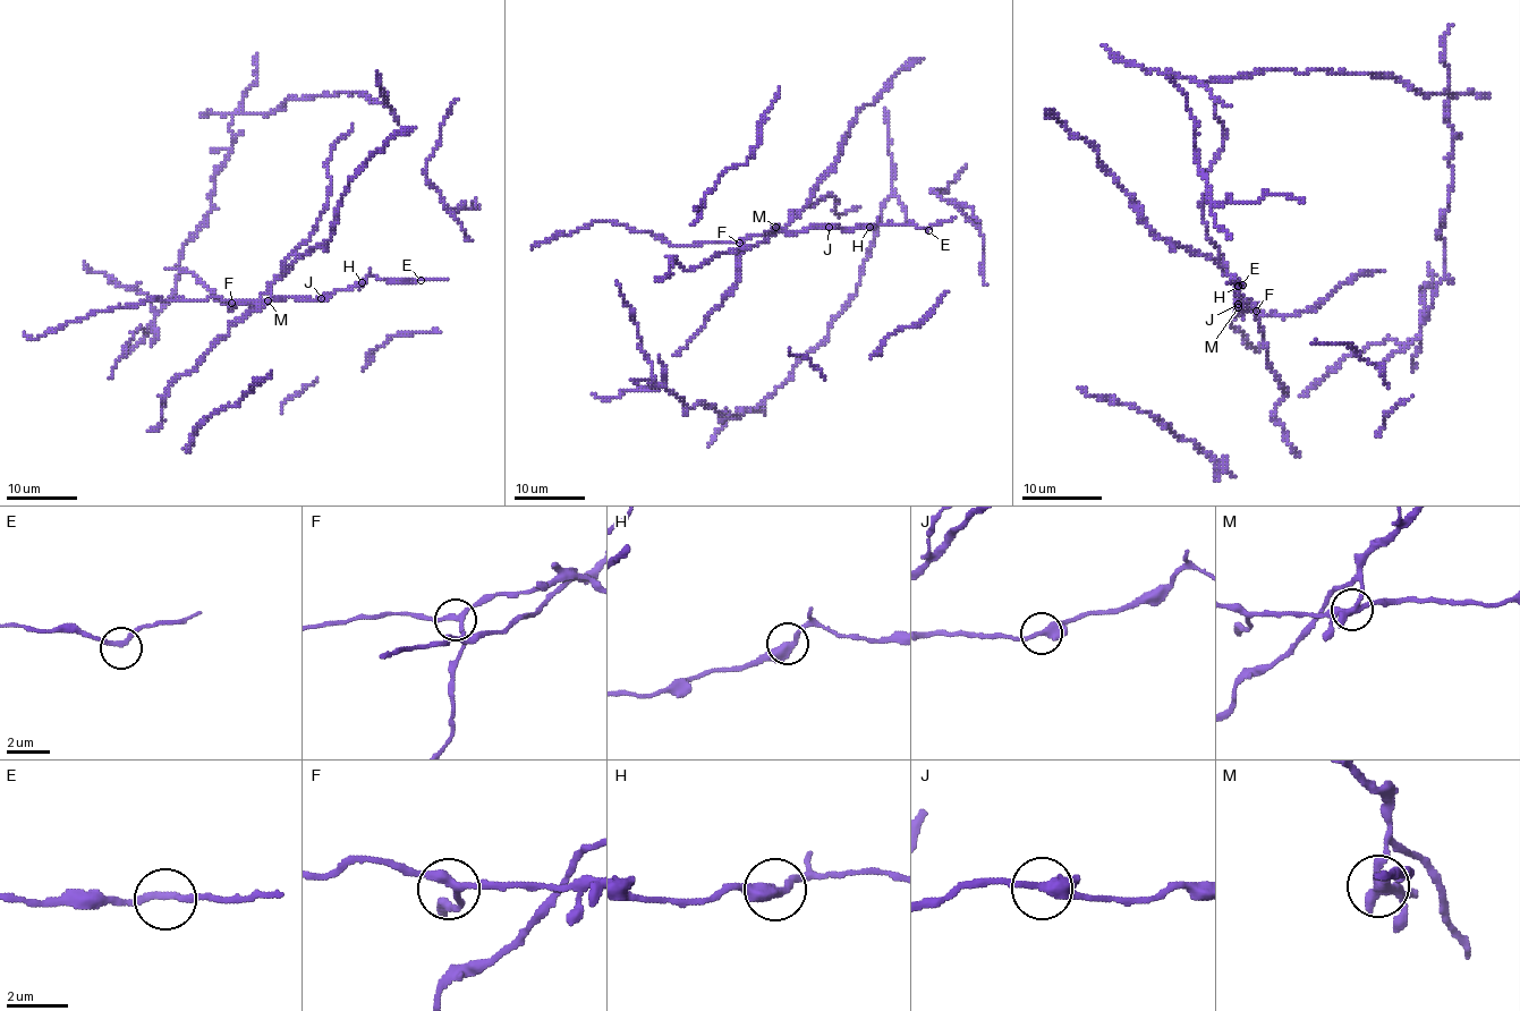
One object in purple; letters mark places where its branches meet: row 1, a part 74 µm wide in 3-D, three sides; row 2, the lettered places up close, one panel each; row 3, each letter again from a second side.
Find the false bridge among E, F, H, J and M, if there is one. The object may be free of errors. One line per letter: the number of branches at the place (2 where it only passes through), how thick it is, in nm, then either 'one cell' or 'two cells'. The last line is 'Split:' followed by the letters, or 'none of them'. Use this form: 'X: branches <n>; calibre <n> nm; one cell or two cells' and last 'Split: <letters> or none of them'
E: branches 2; calibre 220 nm; one cell
F: branches 3; calibre 240 nm; one cell
H: branches 2; calibre 400 nm; one cell
J: branches 3; calibre 320 nm; one cell
M: branches 3; calibre 320 nm; two cells
Split: M

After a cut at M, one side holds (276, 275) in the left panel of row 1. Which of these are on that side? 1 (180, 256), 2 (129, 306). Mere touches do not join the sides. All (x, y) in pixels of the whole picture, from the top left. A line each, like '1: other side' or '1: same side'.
1: same side
2: other side

